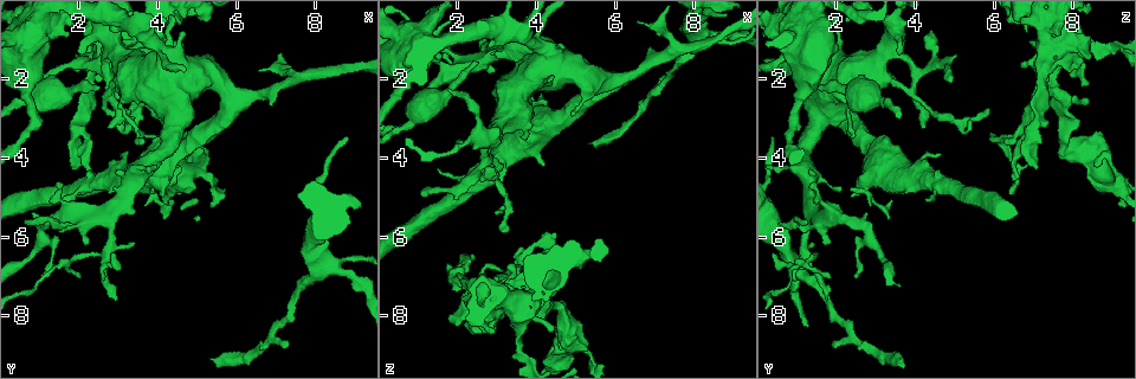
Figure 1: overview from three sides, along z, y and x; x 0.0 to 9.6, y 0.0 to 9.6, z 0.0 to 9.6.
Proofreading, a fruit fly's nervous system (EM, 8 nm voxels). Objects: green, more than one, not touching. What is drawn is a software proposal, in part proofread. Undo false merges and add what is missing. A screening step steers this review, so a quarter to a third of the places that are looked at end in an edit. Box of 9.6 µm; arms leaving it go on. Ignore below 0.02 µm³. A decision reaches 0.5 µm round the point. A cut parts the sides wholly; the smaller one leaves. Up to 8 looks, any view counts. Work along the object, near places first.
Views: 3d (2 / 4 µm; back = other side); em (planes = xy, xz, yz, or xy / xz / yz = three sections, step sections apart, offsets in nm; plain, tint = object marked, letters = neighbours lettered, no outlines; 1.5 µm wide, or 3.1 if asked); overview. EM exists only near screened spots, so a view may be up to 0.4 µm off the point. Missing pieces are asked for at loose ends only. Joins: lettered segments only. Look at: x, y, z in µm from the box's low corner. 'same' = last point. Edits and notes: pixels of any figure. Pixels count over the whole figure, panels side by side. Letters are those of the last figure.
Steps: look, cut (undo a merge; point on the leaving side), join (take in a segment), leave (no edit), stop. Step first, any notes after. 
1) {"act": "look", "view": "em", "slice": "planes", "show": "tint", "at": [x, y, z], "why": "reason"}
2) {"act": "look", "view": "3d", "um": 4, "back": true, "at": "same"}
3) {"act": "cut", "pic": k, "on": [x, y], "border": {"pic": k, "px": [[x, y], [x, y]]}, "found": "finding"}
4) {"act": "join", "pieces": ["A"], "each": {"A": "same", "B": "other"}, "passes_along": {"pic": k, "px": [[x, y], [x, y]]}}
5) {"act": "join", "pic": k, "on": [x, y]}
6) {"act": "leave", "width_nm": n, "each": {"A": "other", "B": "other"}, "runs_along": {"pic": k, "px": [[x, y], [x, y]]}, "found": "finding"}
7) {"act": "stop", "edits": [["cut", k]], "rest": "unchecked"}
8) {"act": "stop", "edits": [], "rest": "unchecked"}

{"act": "look", "view": "3d", "um": 2, "at": [3.75, 1.25, 9.15], "why": "three-way junction"}

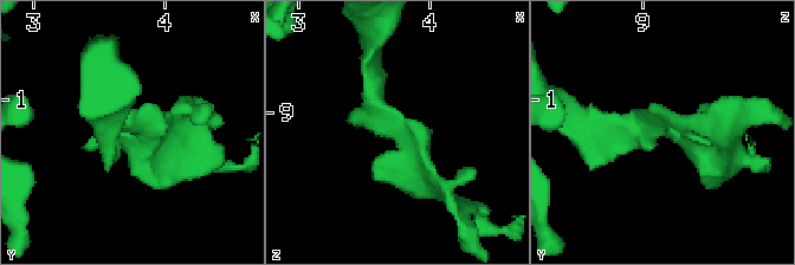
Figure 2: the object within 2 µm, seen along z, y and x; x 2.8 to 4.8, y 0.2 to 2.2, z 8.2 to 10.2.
{"act": "look", "view": "em", "slice": "planes", "show": "tint", "at": [3.76, 1.18, 9.10], "arms": 3, "why": "shape alone is not enough"}

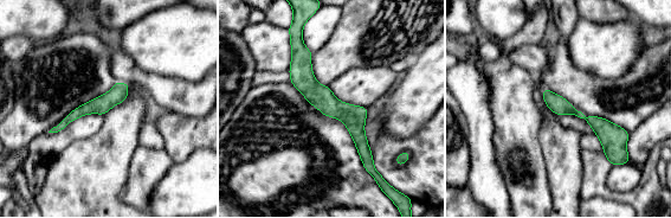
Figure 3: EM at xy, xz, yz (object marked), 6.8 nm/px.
{"act": "look", "view": "em", "slice": "planes", "show": "letters", "at": "same"}

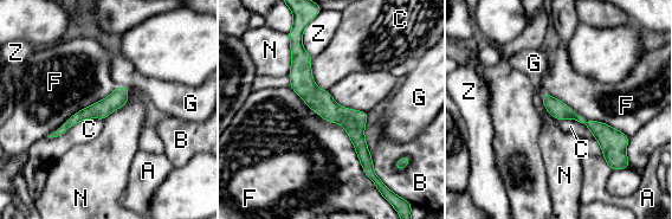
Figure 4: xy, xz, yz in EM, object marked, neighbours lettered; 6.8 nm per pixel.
{"act": "leave", "each": {"A": "other", "B": "other", "C": "other", "F": "other", "G": "other", "N": "other", "Z": "other"}, "border": {"pic": 4, "px": [[289, 85], [344, 129], [372, 181]]}, "found": "one cell here"}

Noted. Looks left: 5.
{"act": "look", "view": "3d", "um": 2, "at": [2.05, 1.85, 7.85], "why": "free end"}

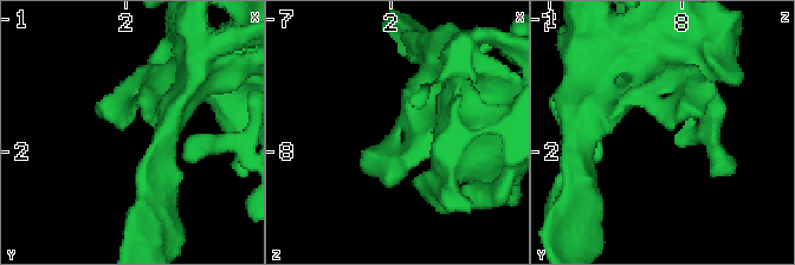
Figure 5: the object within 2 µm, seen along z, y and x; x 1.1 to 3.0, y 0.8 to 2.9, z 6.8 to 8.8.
{"act": "look", "view": "em", "slice": "yz", "step": 4, "show": "tint", "at": [2.00, 1.80, 7.84]}

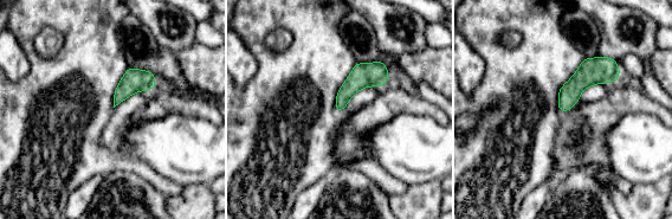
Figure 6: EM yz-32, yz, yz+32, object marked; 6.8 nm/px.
{"act": "look", "view": "em", "slice": "planes", "show": "letters", "at": "same", "why": "another direction"}

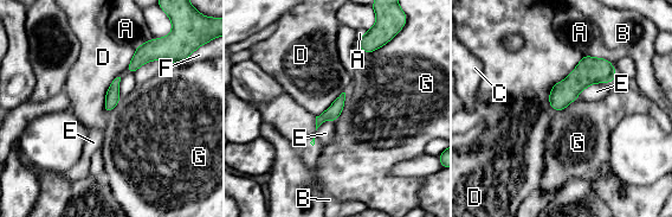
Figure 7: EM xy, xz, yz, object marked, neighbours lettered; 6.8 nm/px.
{"act": "leave", "each": {"A": "other", "B": "other", "C": "other", "D": "other", "E": "other", "F": "other", "G": "other"}, "border": {"pic": 7, "px": [[582, 56], [550, 89], [550, 108]]}, "found": "no lettered segment goes on from it"}

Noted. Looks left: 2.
{"act": "look", "view": "em", "slice": "planes", "show": "letters", "at": [0.85, 2.55, 3.15], "why": "calibre changes"}

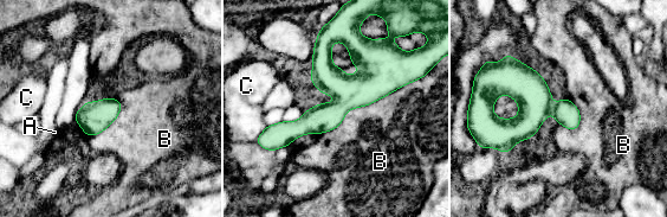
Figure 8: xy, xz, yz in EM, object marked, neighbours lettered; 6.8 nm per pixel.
{"act": "leave", "width_nm": 180, "longest_contact_nm": ["B", 750], "each": {"A": "other", "B": "other", "C": "other"}, "found": "continuous, no second cell"}

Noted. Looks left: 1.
{"act": "stop", "edits": [], "rest": "unchecked"}

